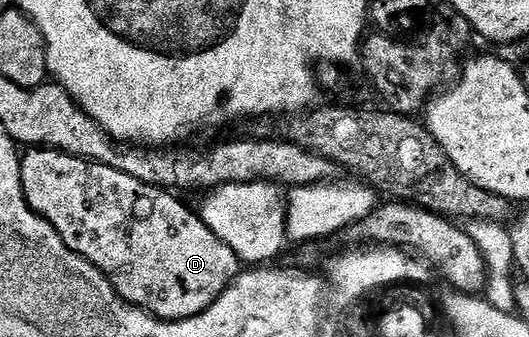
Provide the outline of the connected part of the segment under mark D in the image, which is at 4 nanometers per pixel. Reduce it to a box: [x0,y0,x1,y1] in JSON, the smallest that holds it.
[20,147,242,319]

